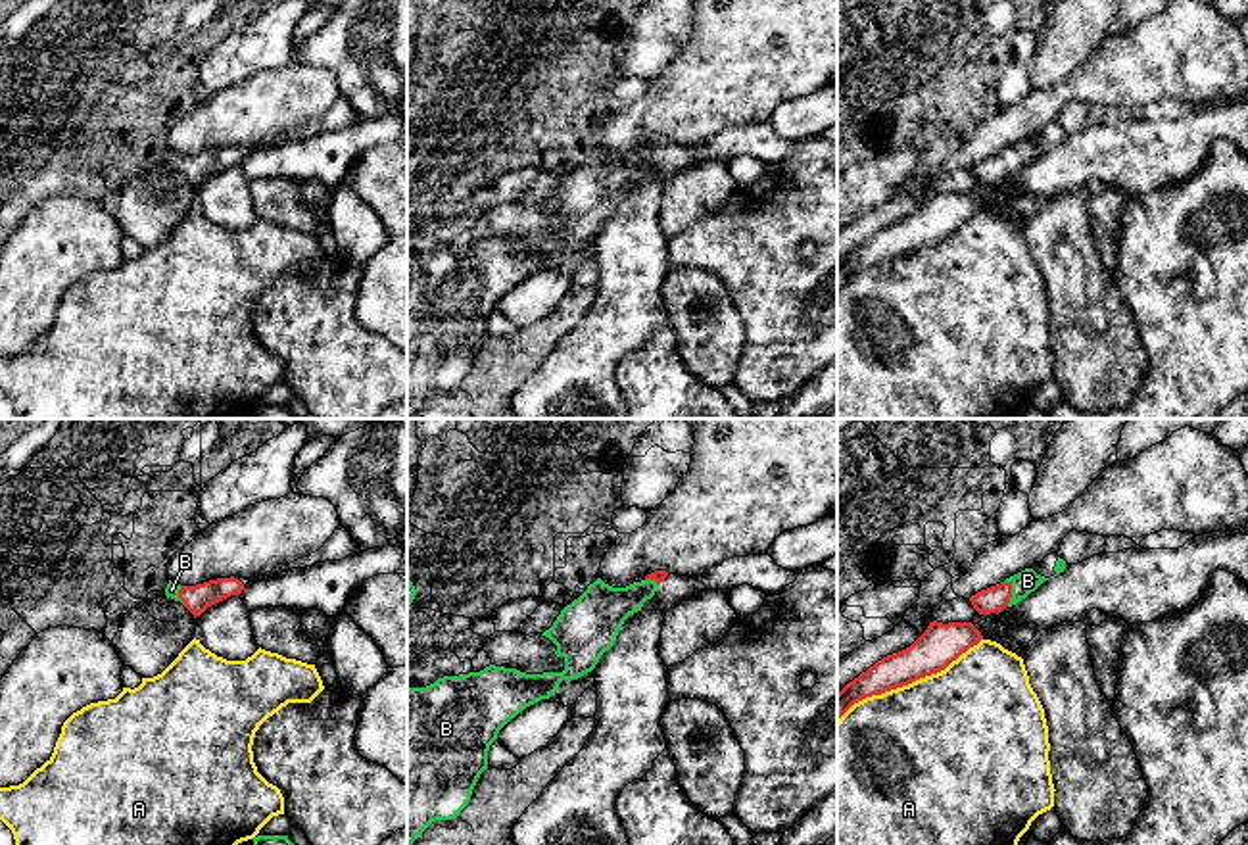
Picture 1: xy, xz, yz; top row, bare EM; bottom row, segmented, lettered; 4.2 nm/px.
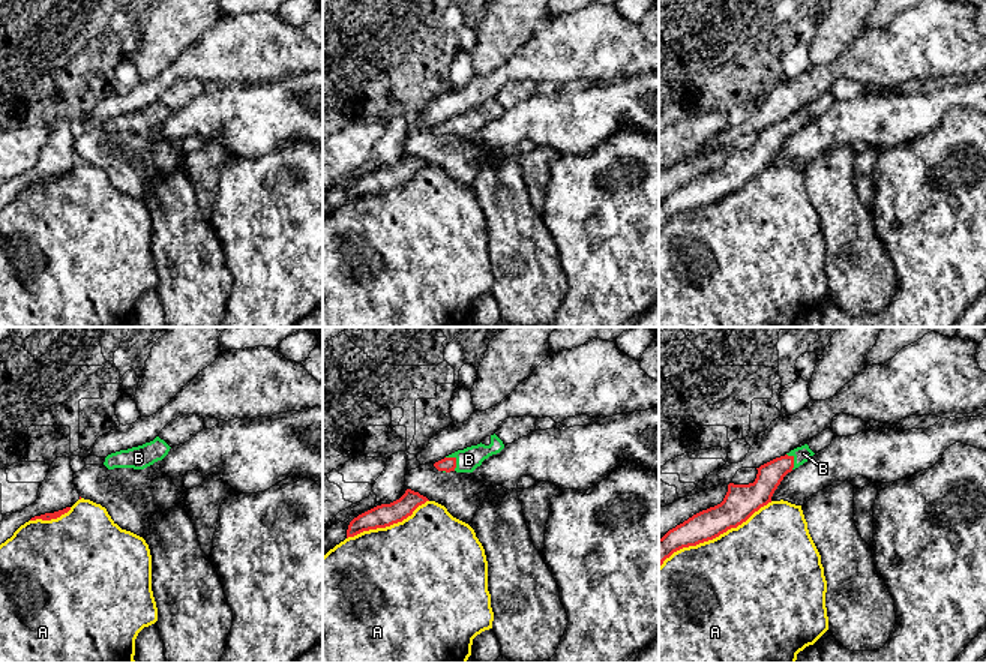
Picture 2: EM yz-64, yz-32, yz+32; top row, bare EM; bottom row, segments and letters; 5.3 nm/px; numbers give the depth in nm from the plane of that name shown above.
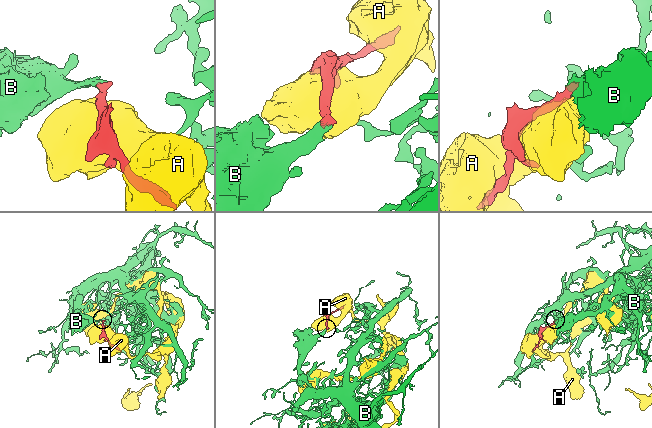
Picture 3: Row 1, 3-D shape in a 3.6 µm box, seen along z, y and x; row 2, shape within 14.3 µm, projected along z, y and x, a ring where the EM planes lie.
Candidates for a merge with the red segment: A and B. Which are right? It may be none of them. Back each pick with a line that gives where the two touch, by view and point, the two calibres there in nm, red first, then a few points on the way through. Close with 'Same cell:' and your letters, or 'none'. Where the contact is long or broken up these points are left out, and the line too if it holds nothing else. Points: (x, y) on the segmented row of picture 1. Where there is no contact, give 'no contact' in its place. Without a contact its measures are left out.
B: contact yz (1010, 594); calibres 110 and 100 nm; way yz (995, 598), (1010, 594), (1028, 580)
Same cell: B

